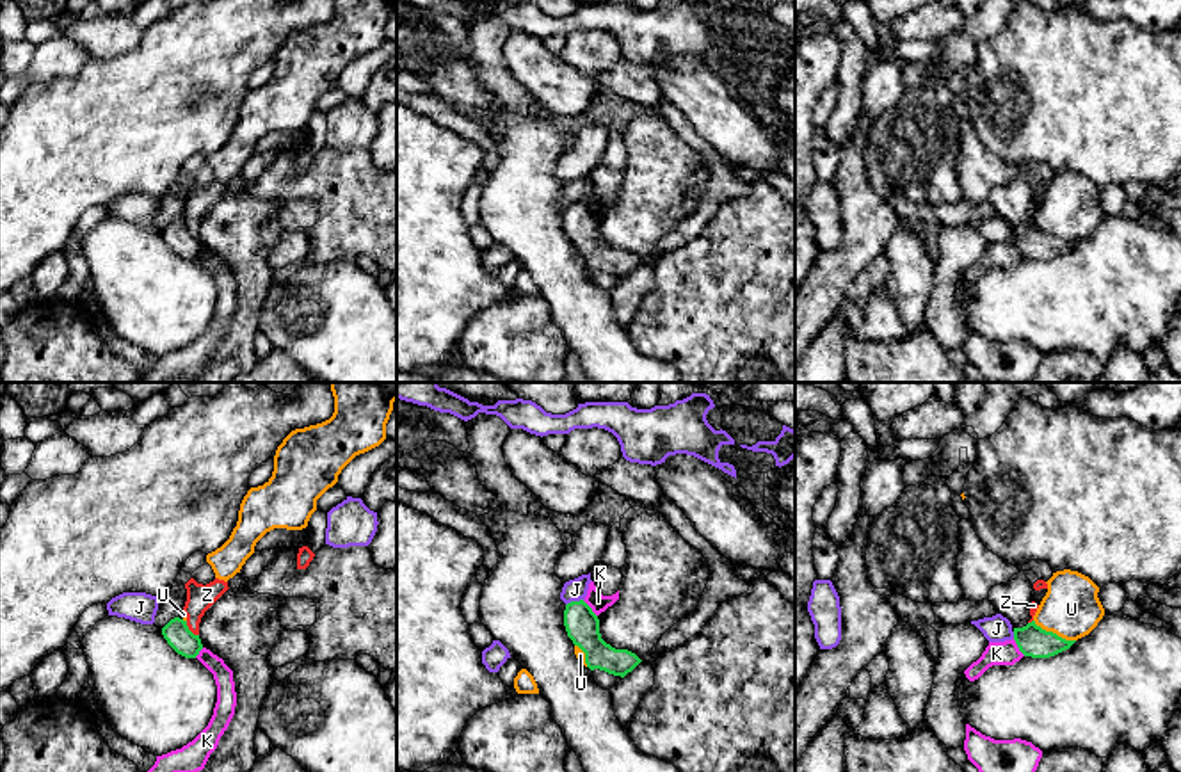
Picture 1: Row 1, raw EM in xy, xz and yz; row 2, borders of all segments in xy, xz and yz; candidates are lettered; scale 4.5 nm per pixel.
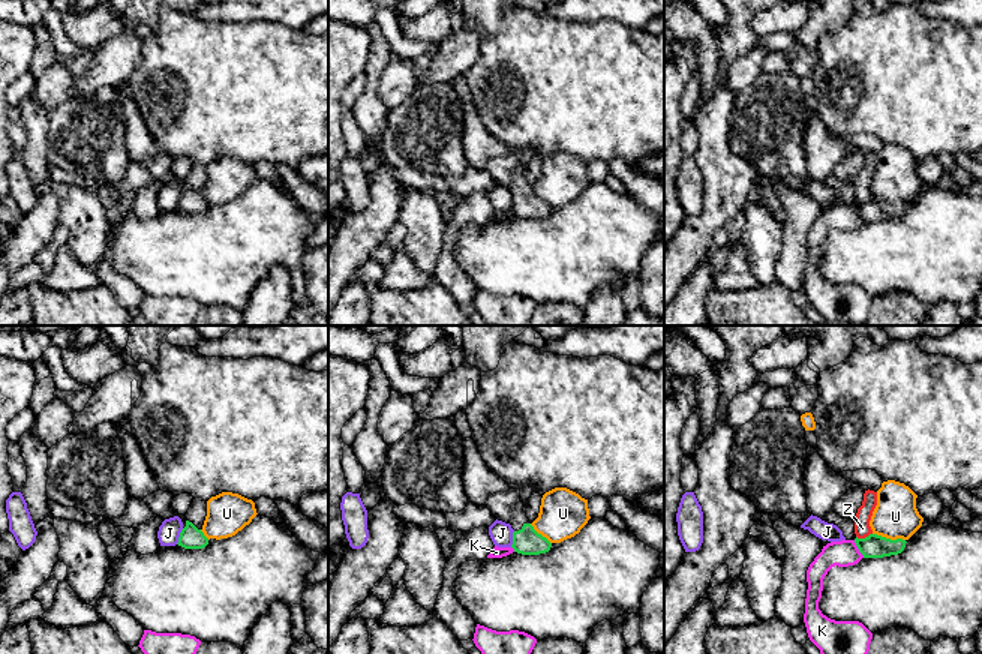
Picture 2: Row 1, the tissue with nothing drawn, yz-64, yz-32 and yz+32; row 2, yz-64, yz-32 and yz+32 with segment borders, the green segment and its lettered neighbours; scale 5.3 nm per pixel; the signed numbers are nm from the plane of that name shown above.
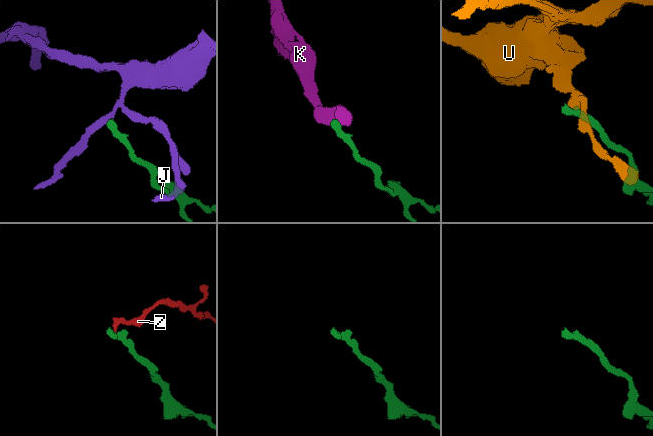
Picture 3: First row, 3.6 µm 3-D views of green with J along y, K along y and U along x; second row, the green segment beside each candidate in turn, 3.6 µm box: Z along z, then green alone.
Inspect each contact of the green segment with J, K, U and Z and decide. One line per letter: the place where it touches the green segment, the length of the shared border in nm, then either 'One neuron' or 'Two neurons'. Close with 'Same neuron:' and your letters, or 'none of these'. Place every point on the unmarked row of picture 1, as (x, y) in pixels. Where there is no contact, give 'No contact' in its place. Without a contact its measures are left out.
J: Touches green at xz (573, 203). Shared border 90 nm. Two neurons
K: Touches green at yz (1018, 248). Shared border 100 nm. Two neurons
U: Touches green at yz (1052, 233). Shared border 220 nm. Two neurons
Z: Touches green at xy (189, 232). Shared border 90 nm. Two neurons
Same neuron: none of these

